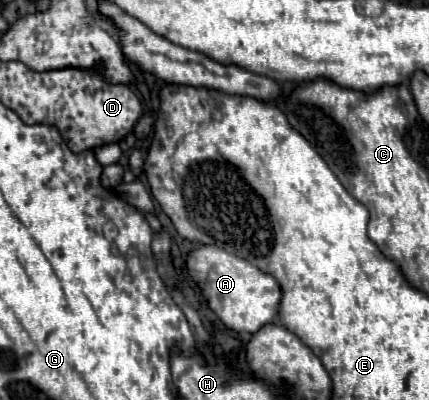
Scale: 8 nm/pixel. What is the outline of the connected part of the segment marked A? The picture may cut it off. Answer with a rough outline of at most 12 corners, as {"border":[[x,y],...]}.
{"border":[[200,244],[186,272],[226,328],[254,334],[282,296],[270,274]]}

